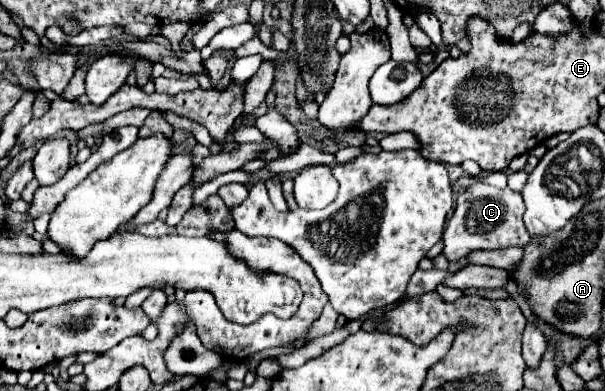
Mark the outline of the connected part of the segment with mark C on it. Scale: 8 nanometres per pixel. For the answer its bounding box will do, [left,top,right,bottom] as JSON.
[443,184,531,262]

